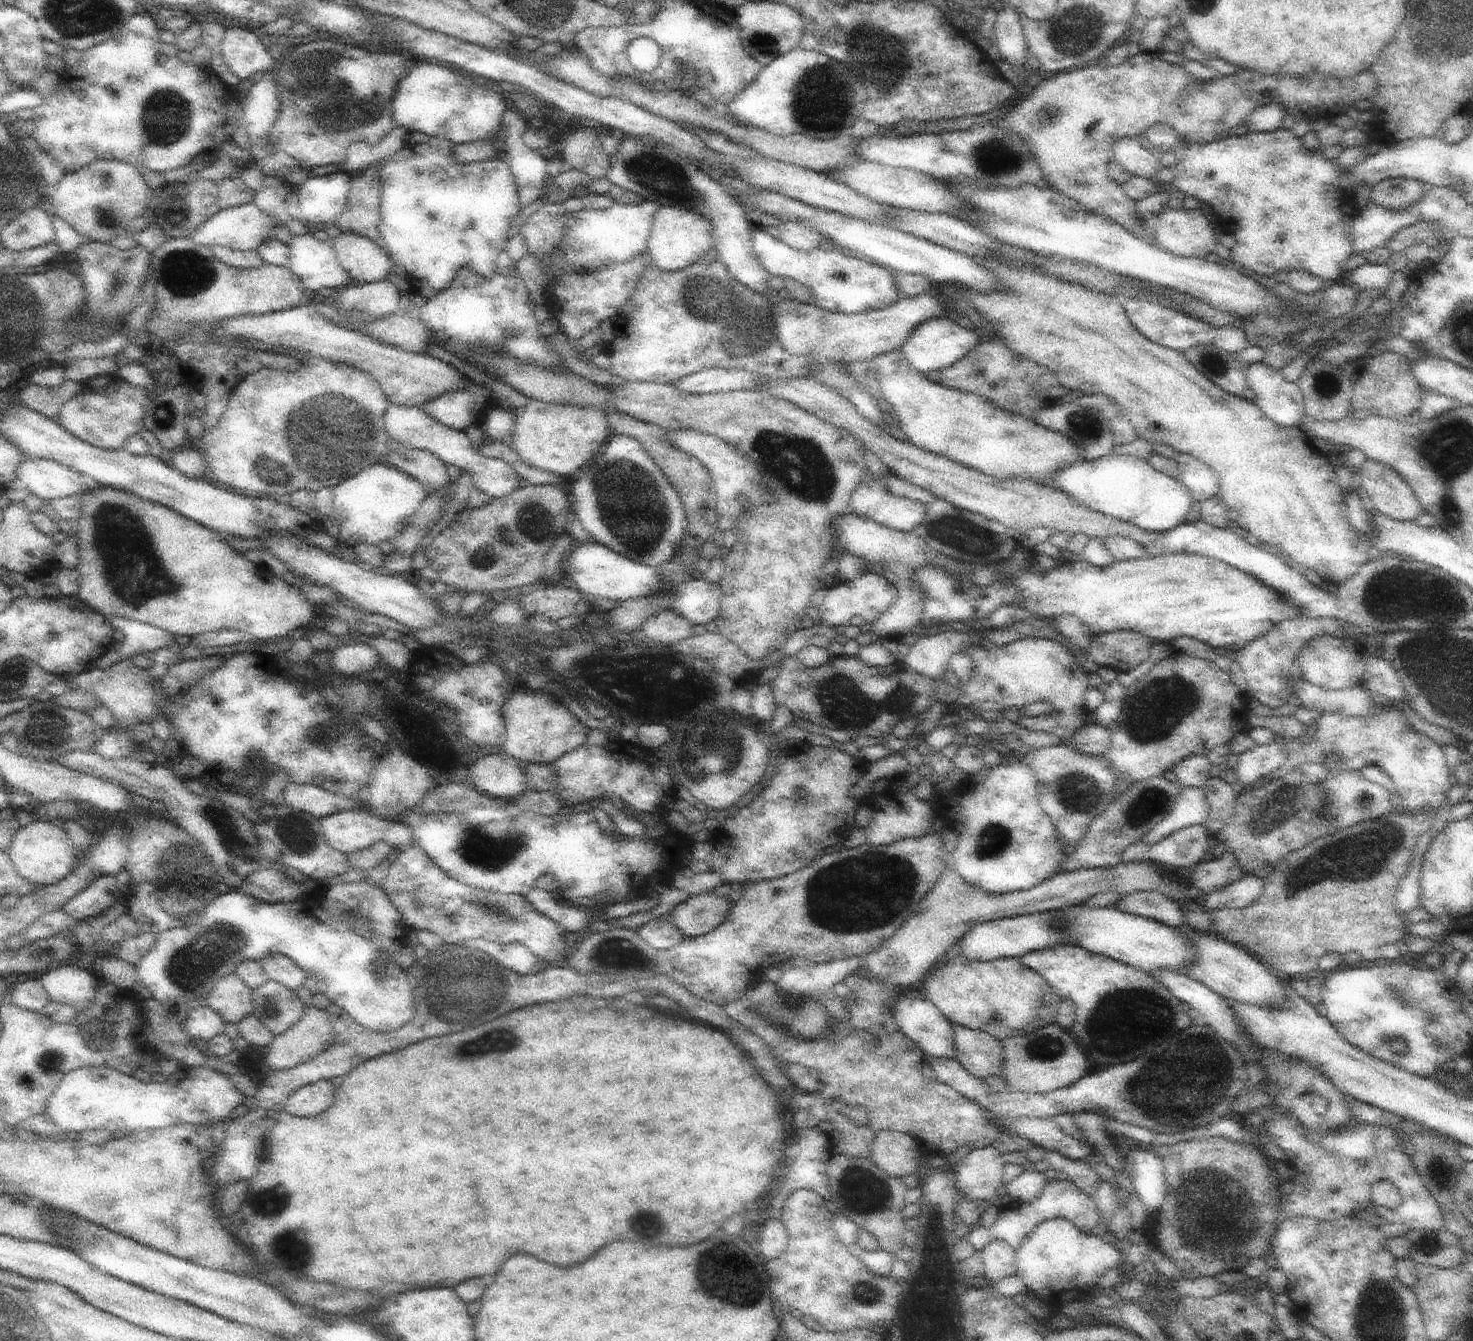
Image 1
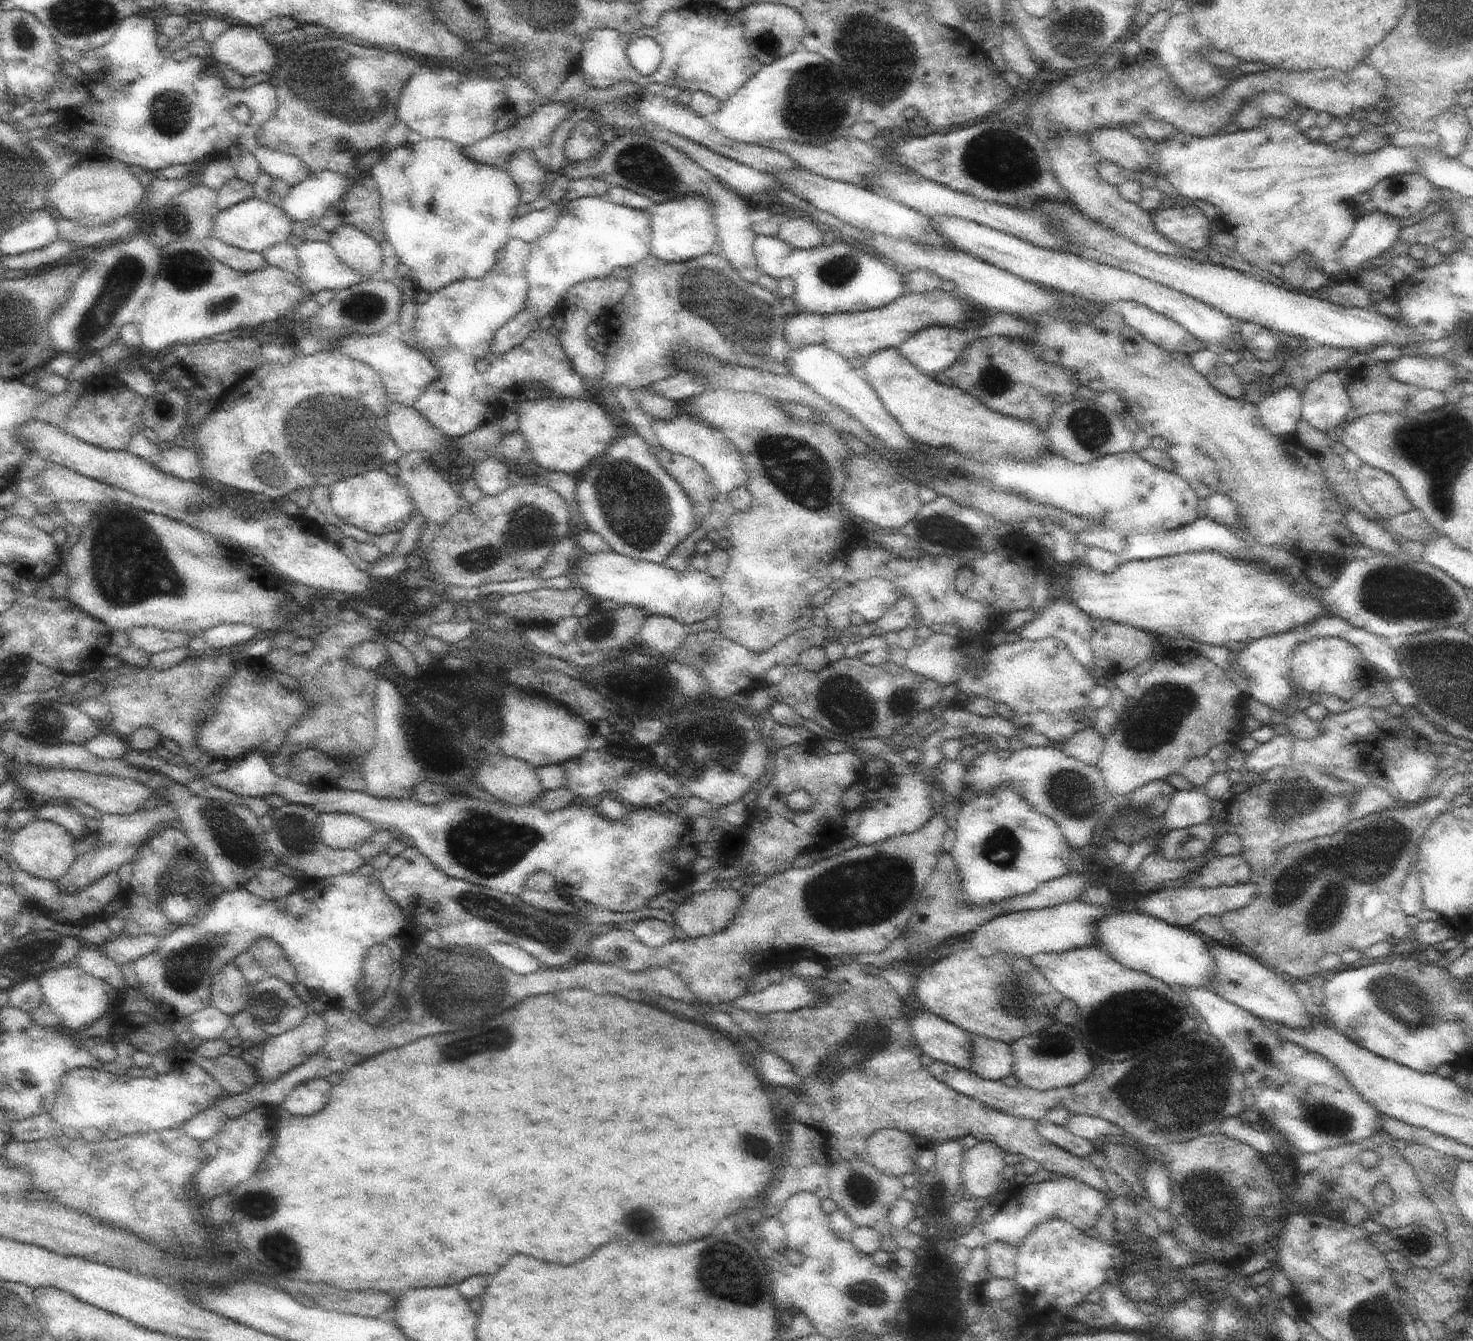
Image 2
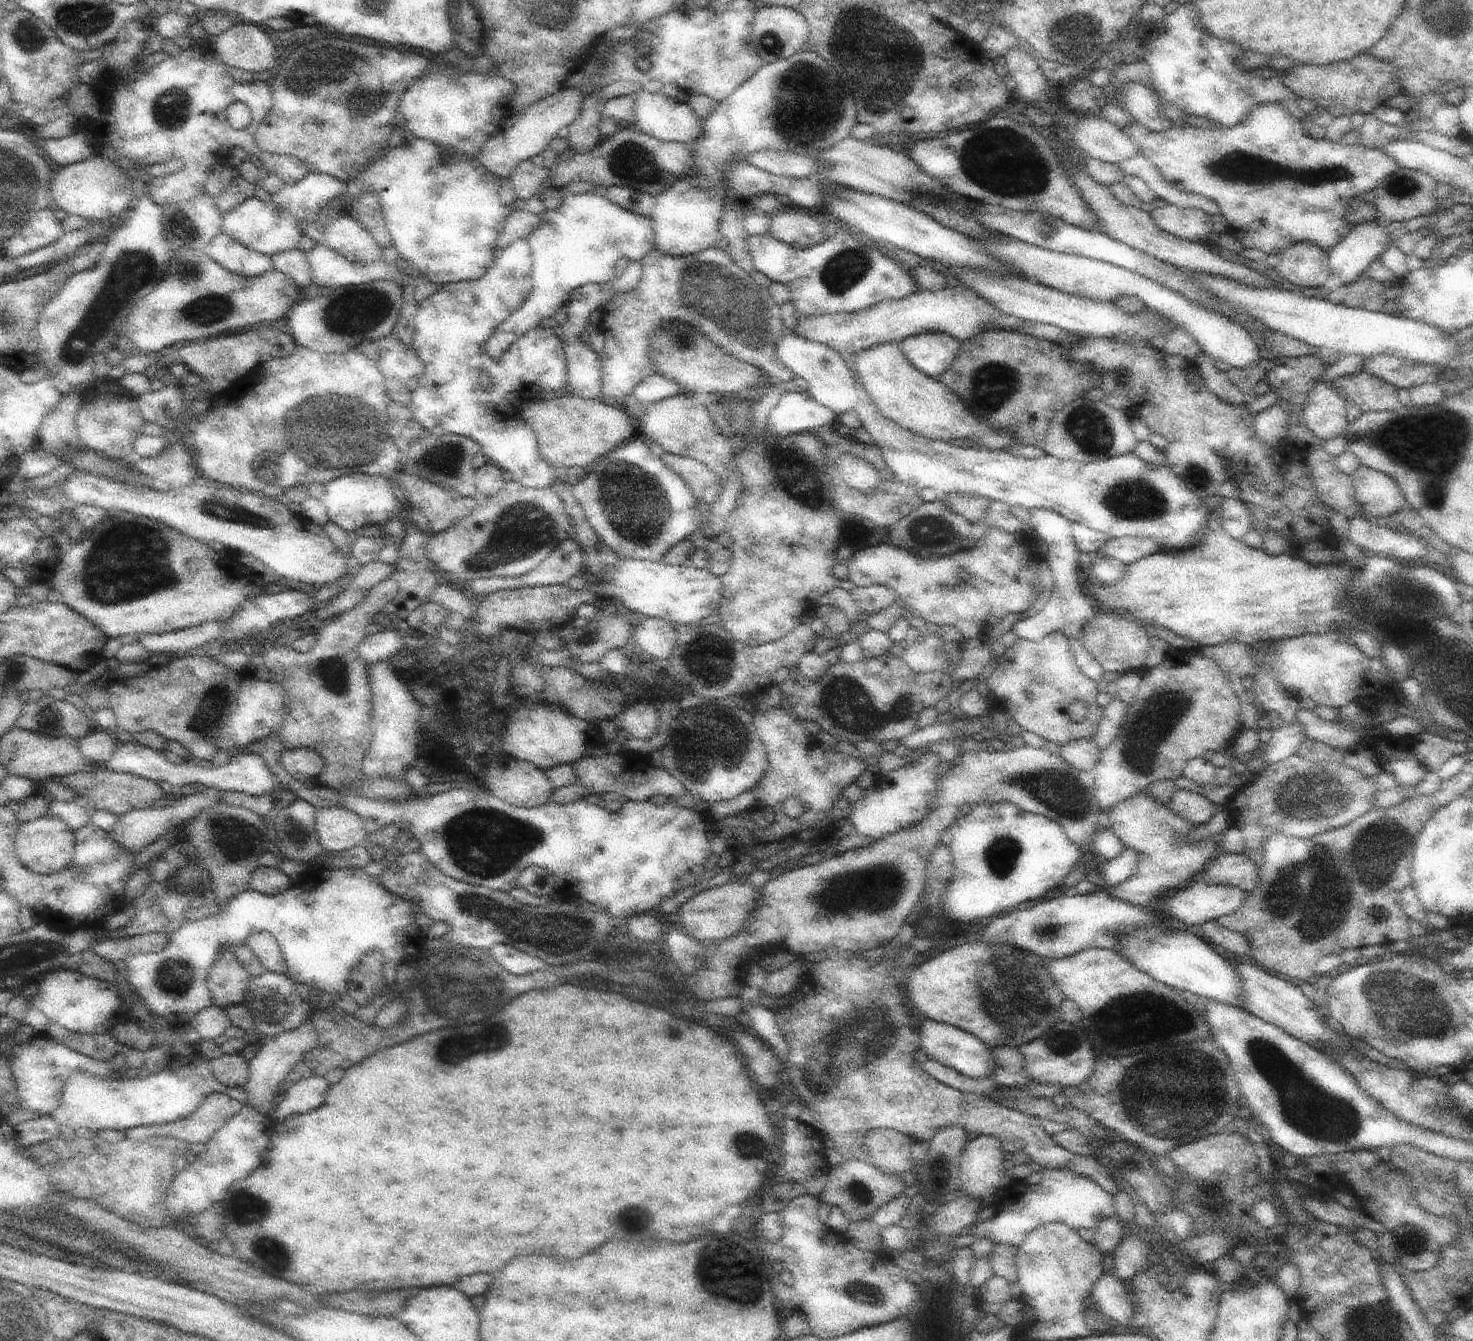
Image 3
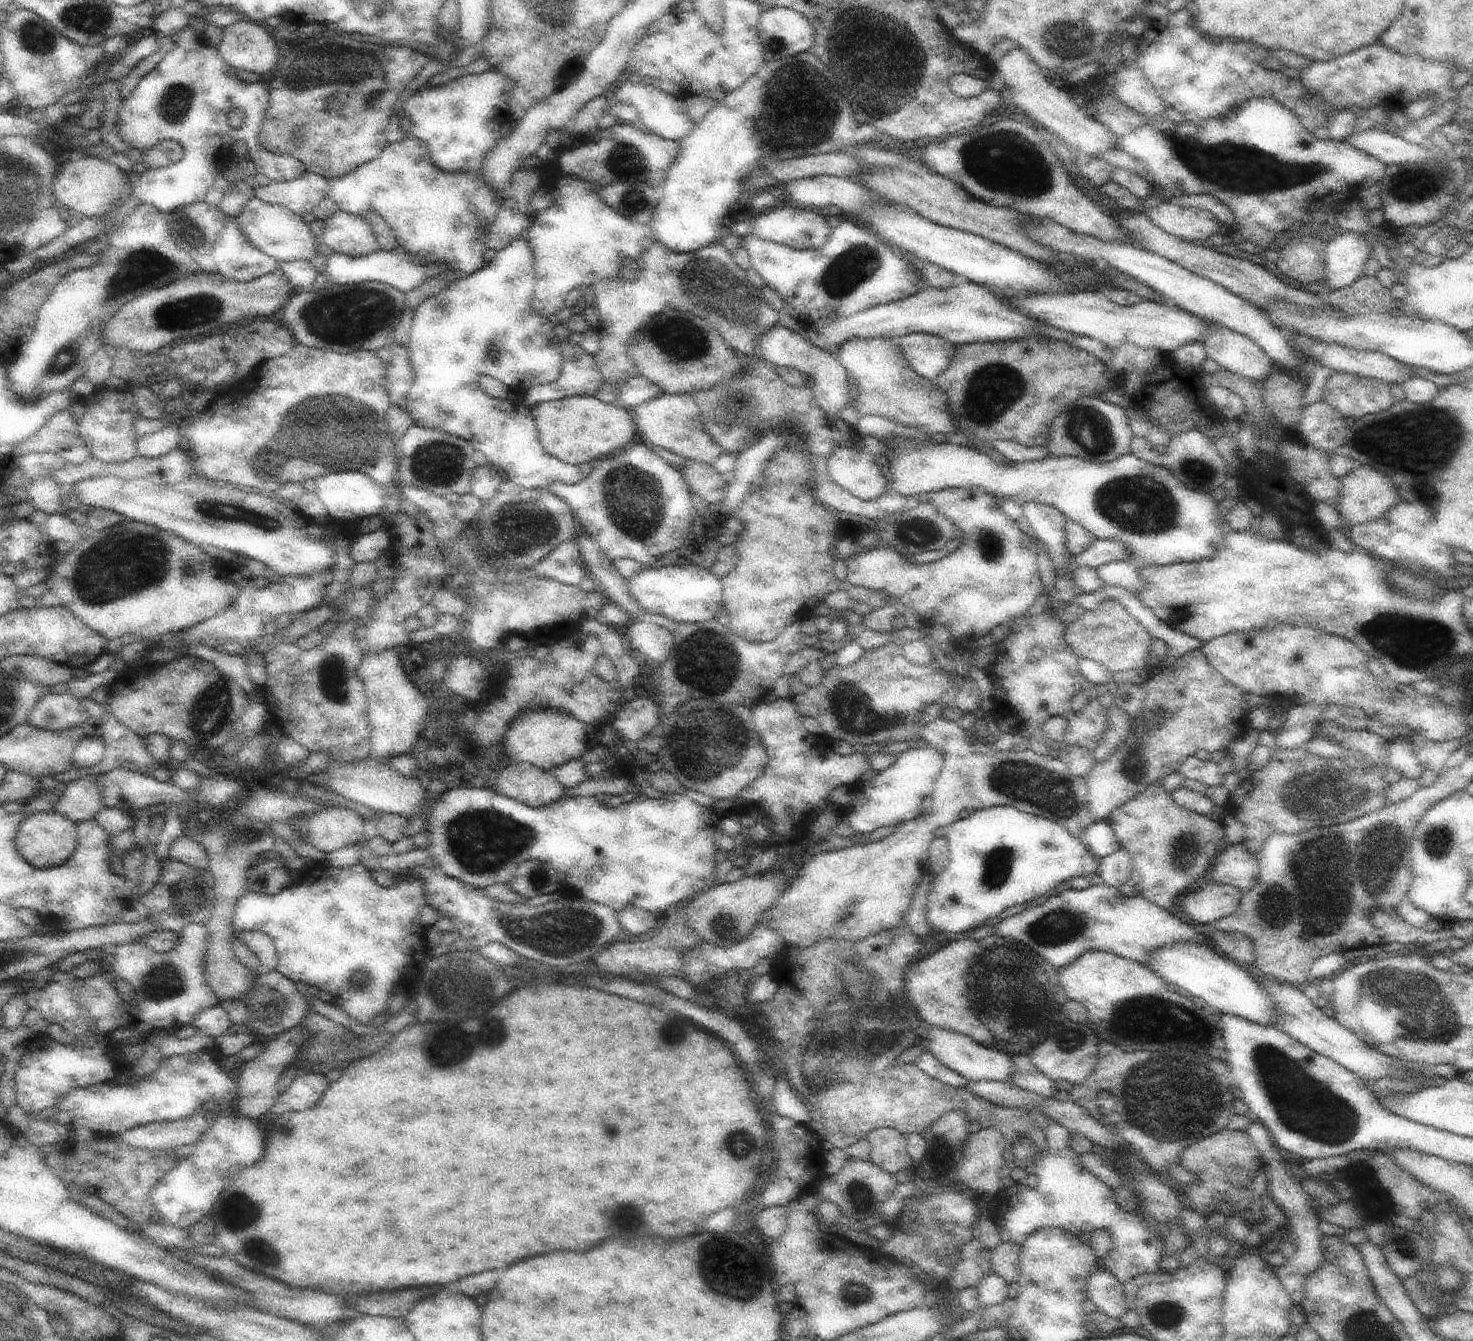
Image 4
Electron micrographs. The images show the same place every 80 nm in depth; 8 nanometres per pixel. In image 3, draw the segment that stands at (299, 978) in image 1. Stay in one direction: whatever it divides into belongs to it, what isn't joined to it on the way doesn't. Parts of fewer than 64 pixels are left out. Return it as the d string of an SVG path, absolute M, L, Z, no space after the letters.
M259 932L250 936L247 945L266 971L288 976L287 963L277 940L270 933Z

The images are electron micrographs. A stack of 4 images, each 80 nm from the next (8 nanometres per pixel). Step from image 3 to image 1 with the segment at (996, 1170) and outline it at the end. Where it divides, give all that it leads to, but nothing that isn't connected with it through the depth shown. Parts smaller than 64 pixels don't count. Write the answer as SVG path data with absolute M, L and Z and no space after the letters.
M993 1146L970 1150L963 1160L955 1164L955 1182L959 1192L974 1201L996 1199L1000 1196L998 1190L1002 1186L1004 1164L1006 1164L1004 1155Z

